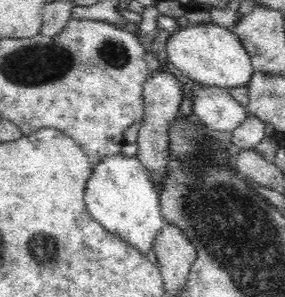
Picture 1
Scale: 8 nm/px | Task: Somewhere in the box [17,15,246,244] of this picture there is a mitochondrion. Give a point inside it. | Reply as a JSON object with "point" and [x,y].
{"point":[116,54]}

